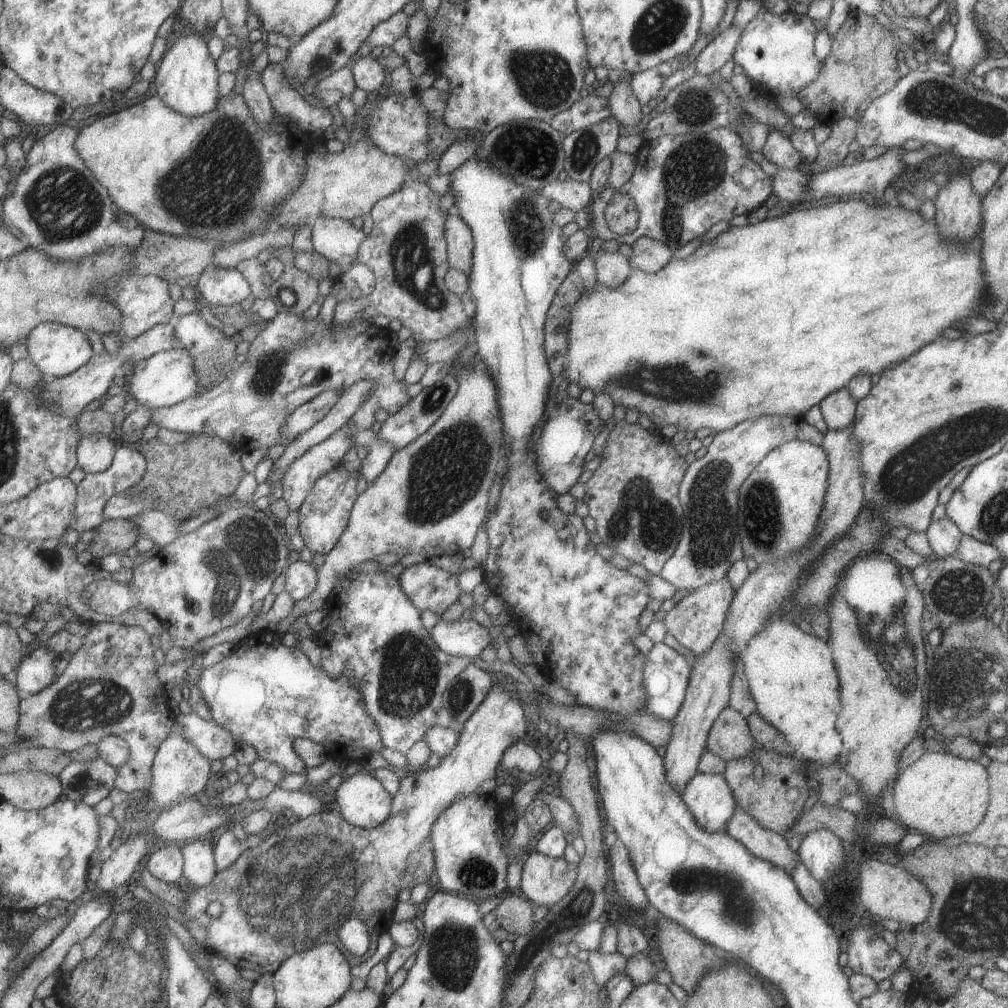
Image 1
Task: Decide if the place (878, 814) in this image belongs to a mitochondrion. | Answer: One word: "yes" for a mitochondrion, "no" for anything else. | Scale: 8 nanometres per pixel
no

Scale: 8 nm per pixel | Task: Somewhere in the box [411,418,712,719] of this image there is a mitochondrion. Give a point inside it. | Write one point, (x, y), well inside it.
(654, 522)

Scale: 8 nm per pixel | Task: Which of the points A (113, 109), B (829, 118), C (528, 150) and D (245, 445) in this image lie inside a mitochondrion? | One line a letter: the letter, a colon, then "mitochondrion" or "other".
A: other
B: other
C: mitochondrion
D: other

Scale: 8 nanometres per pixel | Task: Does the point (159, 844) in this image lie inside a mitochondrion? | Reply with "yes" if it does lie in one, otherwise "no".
no

